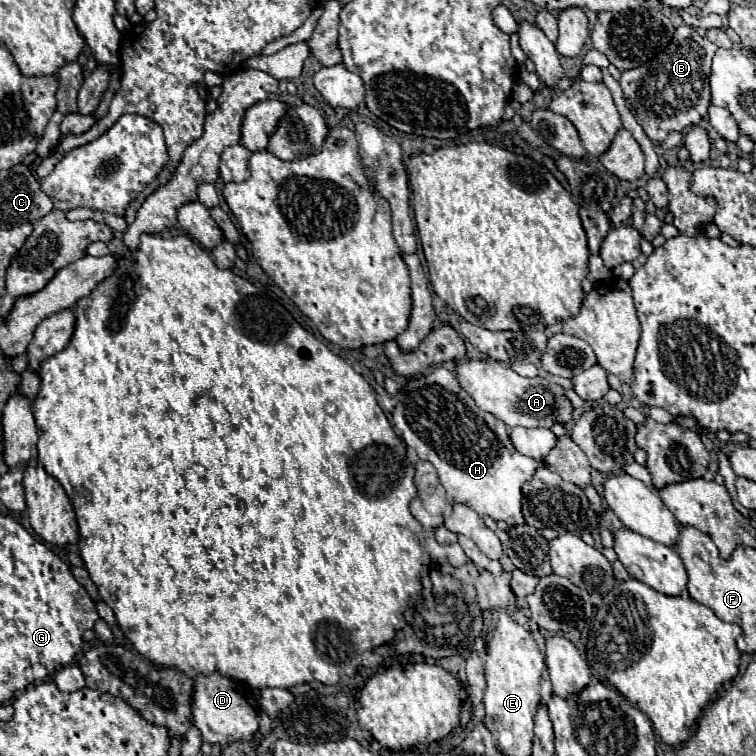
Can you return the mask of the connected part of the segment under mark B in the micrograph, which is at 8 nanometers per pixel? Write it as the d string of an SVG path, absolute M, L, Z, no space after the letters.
M680 25L674 31L674 39L666 51L644 63L642 67L622 71L620 85L624 91L626 107L634 113L652 141L664 141L670 131L684 131L686 127L698 125L708 115L710 105L710 65L716 53L716 45L702 37L694 27Z

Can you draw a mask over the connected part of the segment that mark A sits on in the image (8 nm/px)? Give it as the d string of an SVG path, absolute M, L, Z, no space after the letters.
M496 359L460 361L456 365L456 377L460 387L474 399L474 403L504 421L508 427L552 427L554 423L568 423L572 419L572 405L564 397L564 389L548 383L542 377L526 379L510 369L510 365Z

